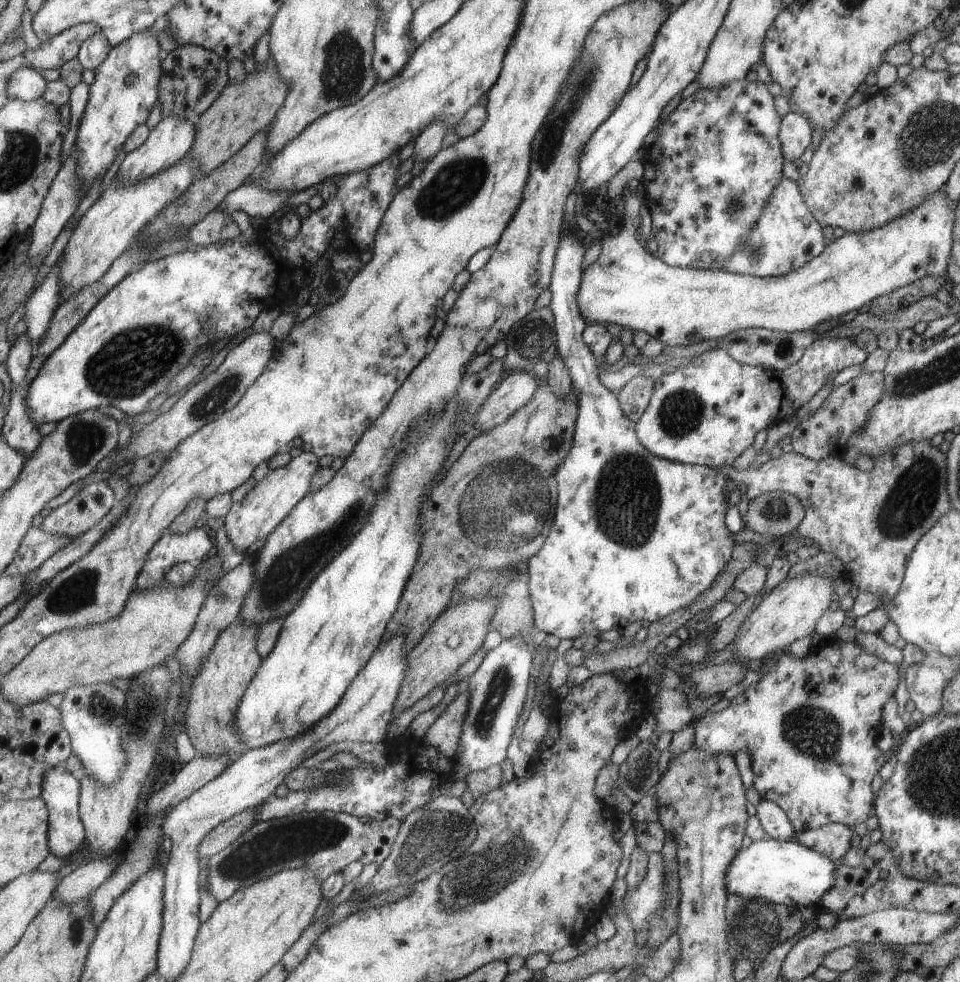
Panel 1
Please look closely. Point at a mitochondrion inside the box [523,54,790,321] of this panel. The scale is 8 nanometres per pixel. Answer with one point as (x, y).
(549, 143)

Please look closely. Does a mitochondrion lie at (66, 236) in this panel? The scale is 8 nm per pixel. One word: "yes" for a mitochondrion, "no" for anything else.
no

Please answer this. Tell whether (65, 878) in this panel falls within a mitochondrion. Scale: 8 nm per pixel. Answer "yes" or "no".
no

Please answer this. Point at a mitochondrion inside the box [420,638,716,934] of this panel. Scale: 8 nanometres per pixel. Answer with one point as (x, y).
(474, 880)

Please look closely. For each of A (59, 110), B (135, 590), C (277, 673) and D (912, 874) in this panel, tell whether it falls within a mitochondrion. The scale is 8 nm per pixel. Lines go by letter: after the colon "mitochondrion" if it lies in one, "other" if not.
A: other
B: other
C: other
D: other

